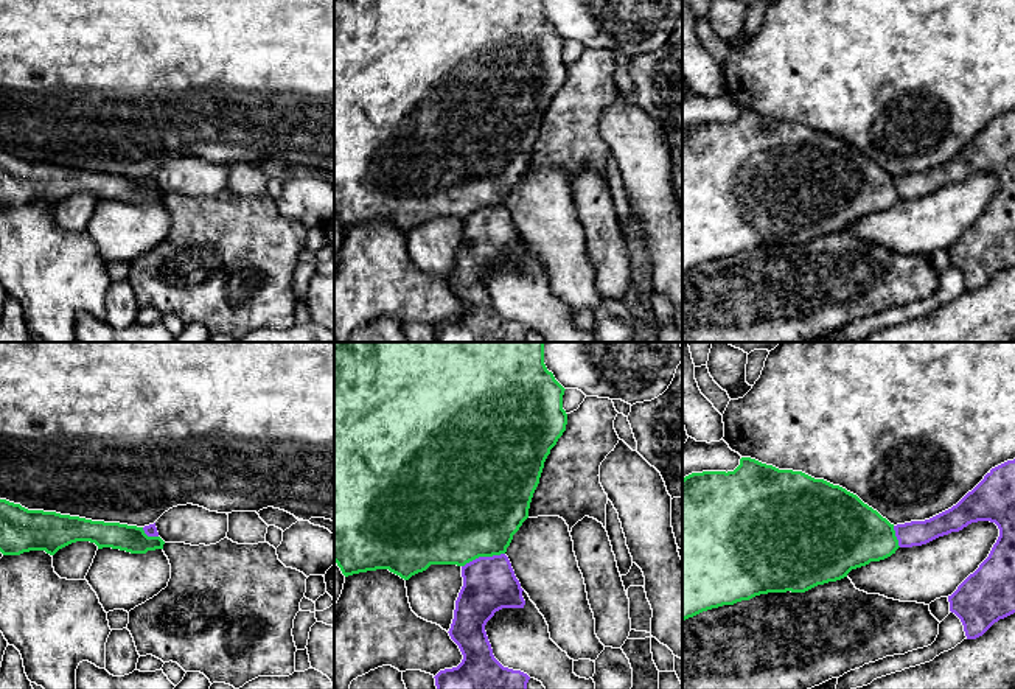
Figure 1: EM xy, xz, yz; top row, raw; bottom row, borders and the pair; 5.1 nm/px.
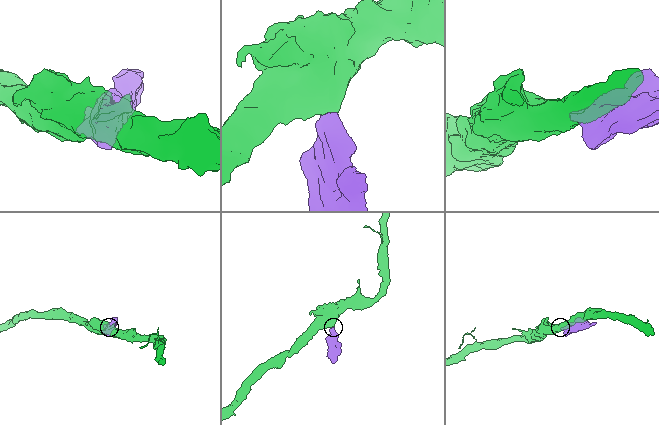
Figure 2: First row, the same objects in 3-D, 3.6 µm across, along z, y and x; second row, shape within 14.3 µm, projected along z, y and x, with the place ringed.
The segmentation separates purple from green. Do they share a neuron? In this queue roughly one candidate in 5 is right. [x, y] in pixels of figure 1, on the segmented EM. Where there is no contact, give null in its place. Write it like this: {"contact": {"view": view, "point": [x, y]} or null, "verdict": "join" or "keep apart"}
{"contact": {"view": "xz", "point": [482, 557]}, "verdict": "keep apart"}

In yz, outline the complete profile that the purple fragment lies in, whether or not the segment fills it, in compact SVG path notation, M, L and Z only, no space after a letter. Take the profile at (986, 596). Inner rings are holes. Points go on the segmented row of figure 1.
M1015 459L992 468L951 509L925 521L894 526L898 546L912 547L926 544L951 532L959 532L978 521L995 523L999 529L999 537L979 568L948 596L950 611L961 619L967 639L982 636L995 622L1015 613Z

